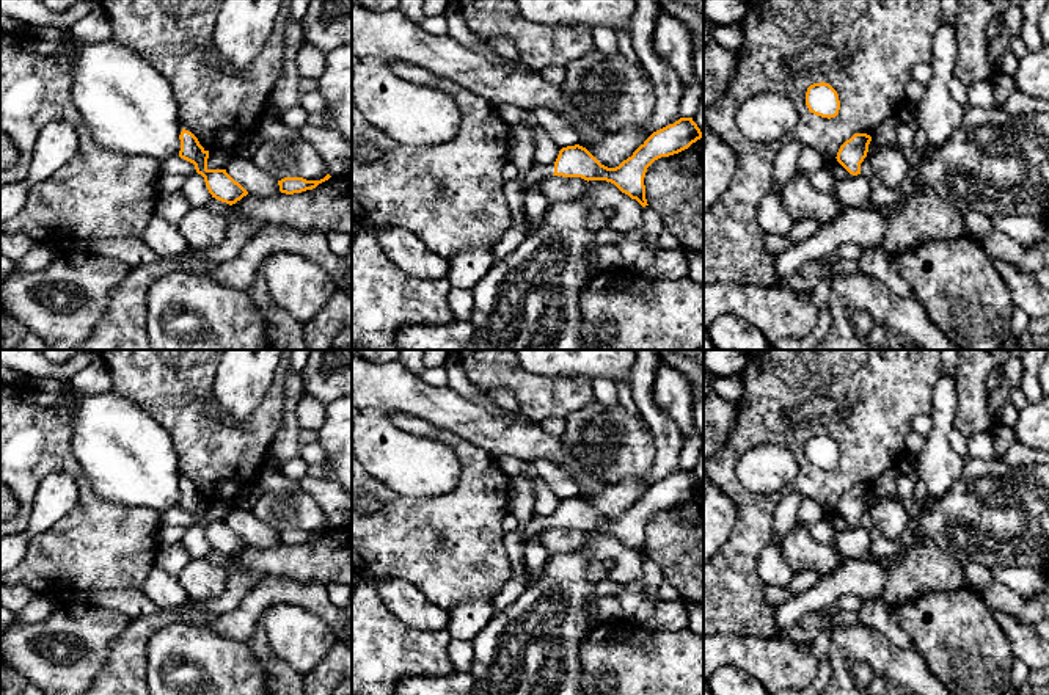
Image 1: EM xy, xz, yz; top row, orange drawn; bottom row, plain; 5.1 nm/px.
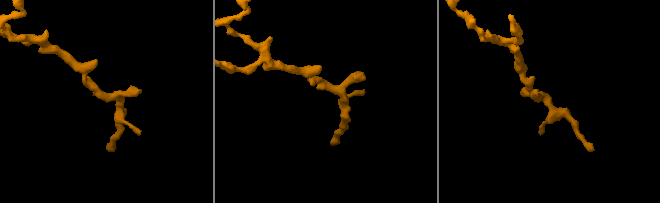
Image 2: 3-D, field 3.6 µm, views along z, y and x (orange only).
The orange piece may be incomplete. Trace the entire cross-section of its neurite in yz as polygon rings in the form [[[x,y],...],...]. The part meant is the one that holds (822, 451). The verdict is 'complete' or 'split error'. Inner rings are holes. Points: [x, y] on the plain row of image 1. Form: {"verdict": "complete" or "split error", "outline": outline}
{"verdict": "complete", "outline": [[[813,435],[807,439],[806,457],[810,464],[821,469],[835,469],[840,461],[837,442],[829,435]]]}

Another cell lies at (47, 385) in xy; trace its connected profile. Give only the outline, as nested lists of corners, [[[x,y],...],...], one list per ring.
[[[36,378],[28,380],[31,386],[35,386],[39,391],[50,392],[58,395],[60,392],[66,391],[71,381],[58,380],[58,378]]]

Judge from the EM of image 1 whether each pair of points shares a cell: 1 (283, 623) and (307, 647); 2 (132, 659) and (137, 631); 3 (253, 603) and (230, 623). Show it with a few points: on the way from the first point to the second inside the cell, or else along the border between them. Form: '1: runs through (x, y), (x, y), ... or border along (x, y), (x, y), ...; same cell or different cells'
1: runs through (289, 629), (300, 640); same cell
2: runs through (132, 653), (135, 637); same cell
3: runs through (247, 609), (236, 620); same cell

